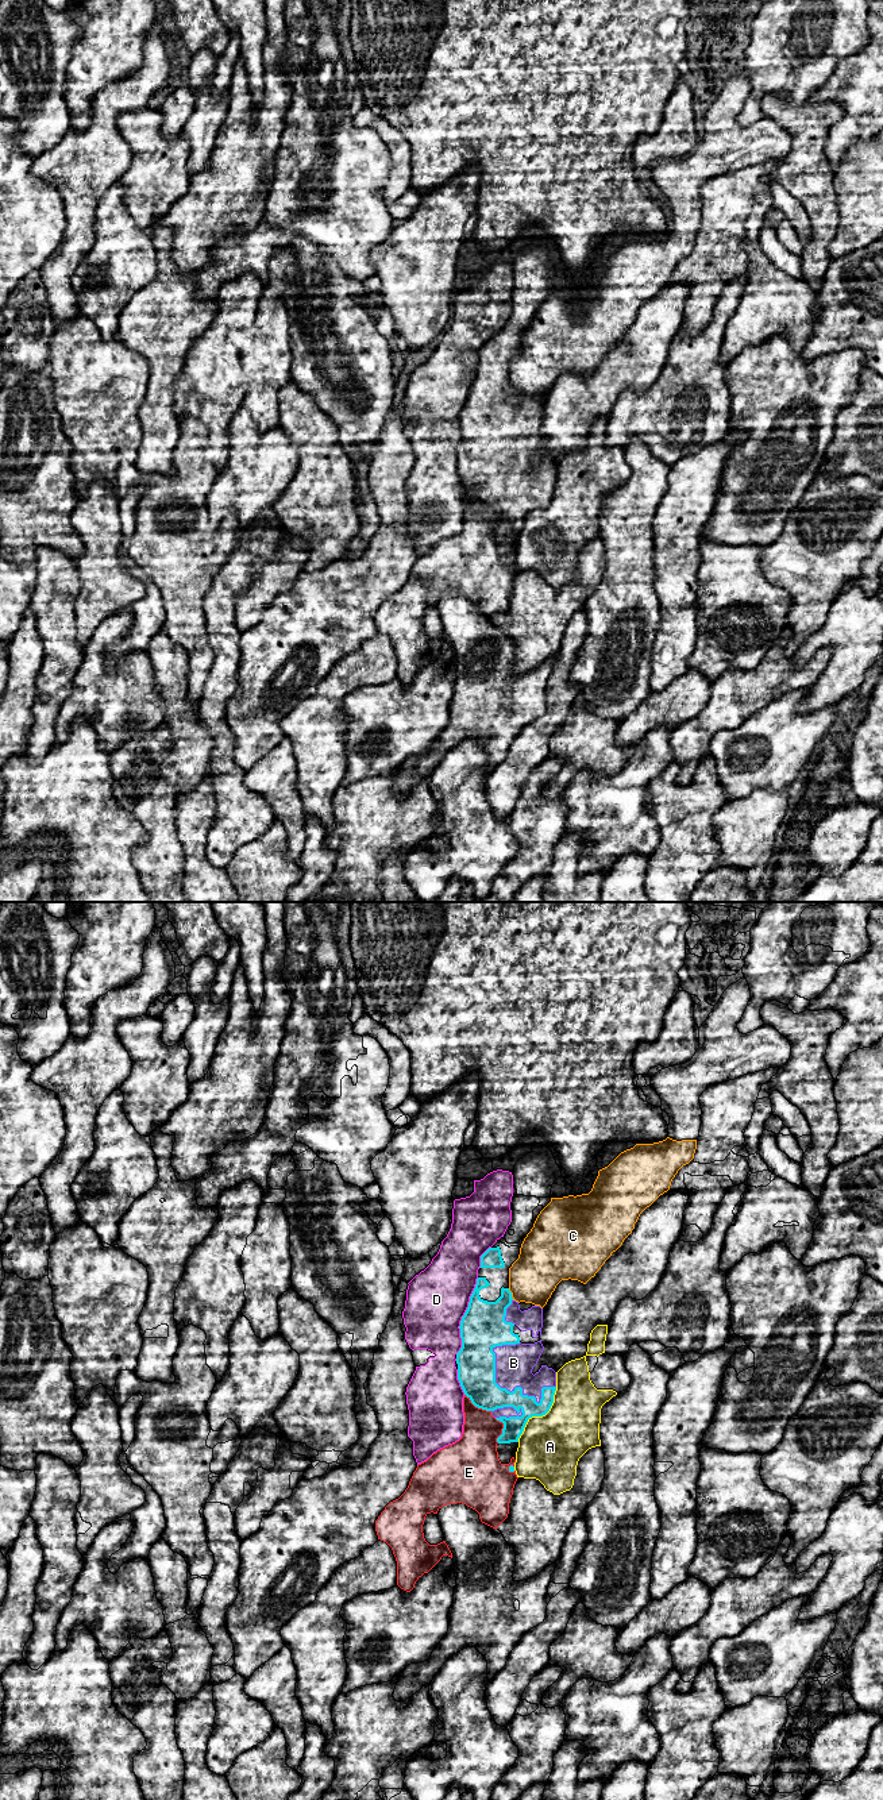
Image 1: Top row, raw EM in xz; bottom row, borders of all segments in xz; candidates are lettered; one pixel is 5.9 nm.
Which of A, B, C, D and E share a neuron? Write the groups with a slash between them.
A / B / C / D / E

